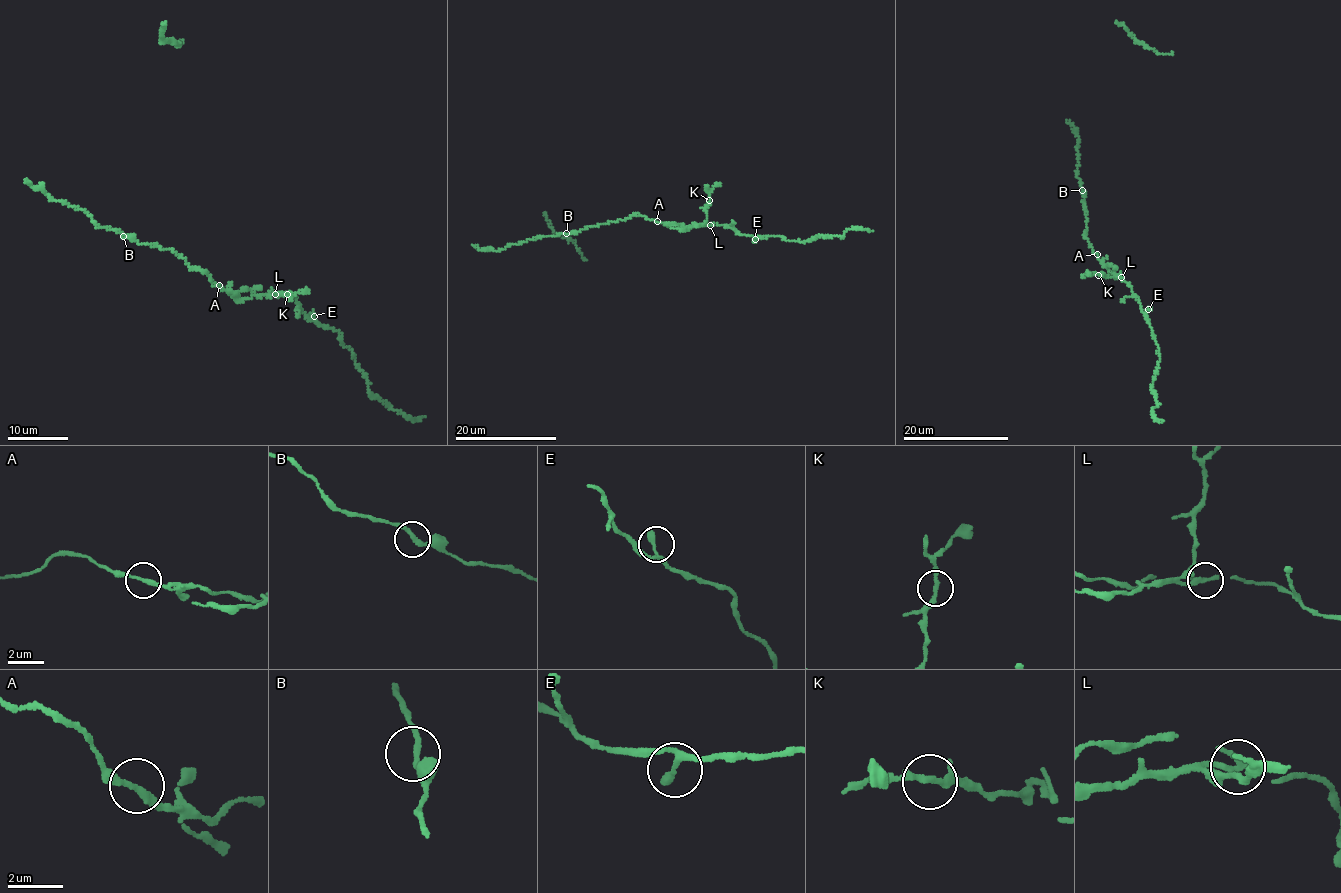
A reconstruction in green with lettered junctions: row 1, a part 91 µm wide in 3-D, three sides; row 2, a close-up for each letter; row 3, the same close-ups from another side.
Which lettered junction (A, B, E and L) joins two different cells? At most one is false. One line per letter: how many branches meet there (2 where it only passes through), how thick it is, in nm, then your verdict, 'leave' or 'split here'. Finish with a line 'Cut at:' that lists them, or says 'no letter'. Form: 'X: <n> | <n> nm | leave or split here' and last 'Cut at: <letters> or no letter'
A: 2 | 240 nm | leave
B: 2 | 190 nm | leave
E: 2 | 240 nm | leave
L: 2 | 220 nm | split here
Cut at: L

